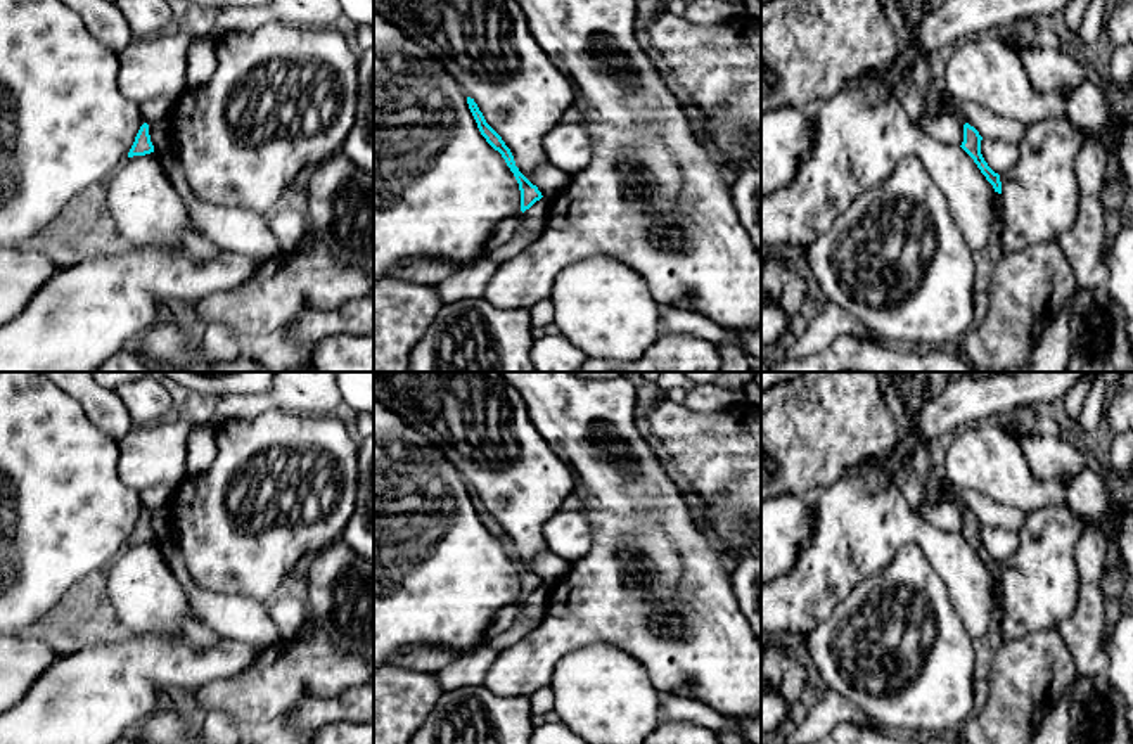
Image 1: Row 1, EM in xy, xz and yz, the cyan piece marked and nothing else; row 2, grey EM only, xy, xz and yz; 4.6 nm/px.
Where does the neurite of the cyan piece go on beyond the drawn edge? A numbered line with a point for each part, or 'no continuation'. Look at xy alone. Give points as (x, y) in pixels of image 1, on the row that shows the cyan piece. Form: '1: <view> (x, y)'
1: xy (236, 229)

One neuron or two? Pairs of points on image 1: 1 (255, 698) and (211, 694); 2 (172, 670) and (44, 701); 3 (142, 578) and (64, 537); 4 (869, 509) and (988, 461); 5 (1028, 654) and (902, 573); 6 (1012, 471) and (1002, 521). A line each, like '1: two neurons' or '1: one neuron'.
1: one neuron
2: one neuron
3: two neurons
4: two neurons
5: two neurons
6: two neurons

